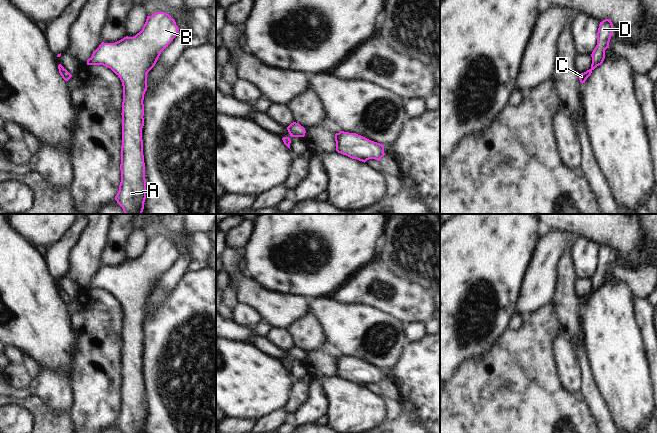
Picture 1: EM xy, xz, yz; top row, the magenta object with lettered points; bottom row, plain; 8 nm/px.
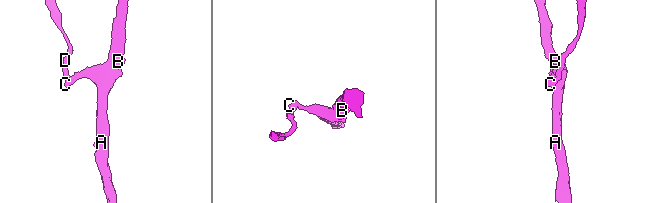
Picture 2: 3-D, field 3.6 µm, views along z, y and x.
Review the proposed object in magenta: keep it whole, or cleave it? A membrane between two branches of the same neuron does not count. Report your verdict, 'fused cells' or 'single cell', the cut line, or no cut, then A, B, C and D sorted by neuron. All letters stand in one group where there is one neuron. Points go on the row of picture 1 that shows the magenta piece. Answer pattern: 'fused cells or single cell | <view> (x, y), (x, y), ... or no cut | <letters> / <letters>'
single cell | no cut | A B C D

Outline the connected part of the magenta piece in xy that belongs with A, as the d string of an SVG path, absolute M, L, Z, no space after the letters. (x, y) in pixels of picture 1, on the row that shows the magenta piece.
M155 12L152 16L147 16L142 30L135 36L126 36L115 43L102 42L87 60L87 65L103 65L110 68L120 78L123 86L121 182L115 200L125 214L142 214L146 199L142 128L147 74L155 66L161 52L176 37L178 31L175 20L169 14Z

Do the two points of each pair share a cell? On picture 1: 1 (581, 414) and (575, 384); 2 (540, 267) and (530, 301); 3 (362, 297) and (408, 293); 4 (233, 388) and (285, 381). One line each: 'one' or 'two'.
1: two
2: one
3: one
4: one

